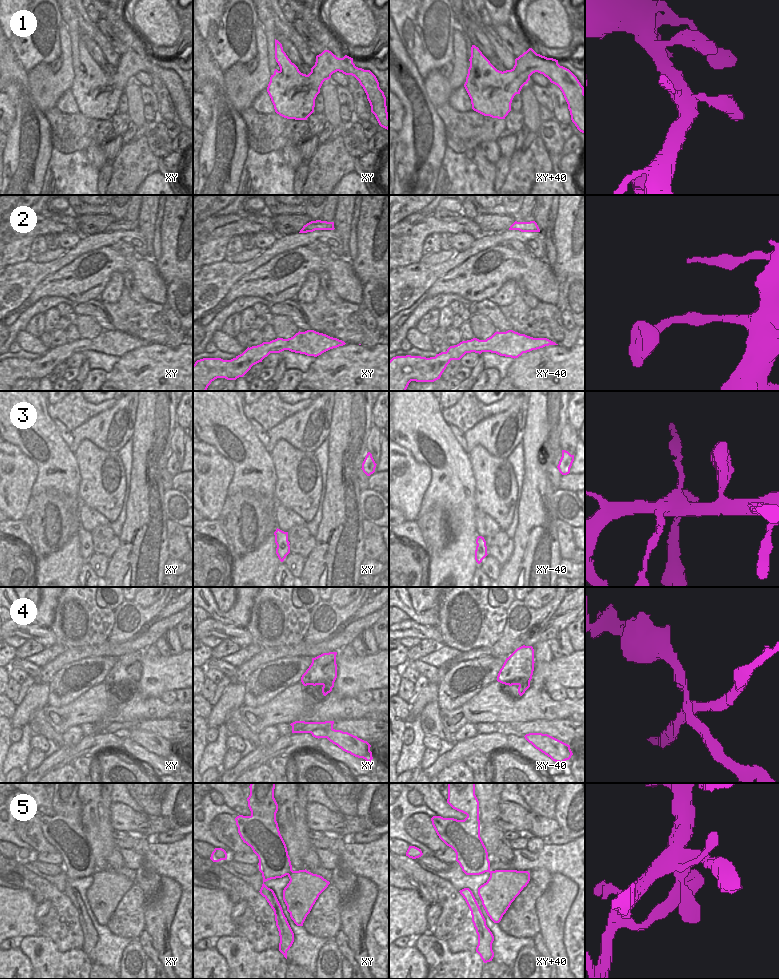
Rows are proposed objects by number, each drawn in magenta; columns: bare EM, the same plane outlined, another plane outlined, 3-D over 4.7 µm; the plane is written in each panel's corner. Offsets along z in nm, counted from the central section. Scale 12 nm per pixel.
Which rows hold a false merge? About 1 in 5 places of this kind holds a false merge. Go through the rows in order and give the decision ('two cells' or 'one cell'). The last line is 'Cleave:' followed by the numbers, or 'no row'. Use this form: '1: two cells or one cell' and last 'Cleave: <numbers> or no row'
1: one cell
2: one cell
3: two cells
4: two cells
5: one cell
Cleave: 3, 4

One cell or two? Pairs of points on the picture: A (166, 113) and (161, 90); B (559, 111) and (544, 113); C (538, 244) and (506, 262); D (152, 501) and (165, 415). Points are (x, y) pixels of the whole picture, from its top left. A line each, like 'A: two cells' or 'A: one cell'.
A: one cell
B: two cells
C: two cells
D: one cell

